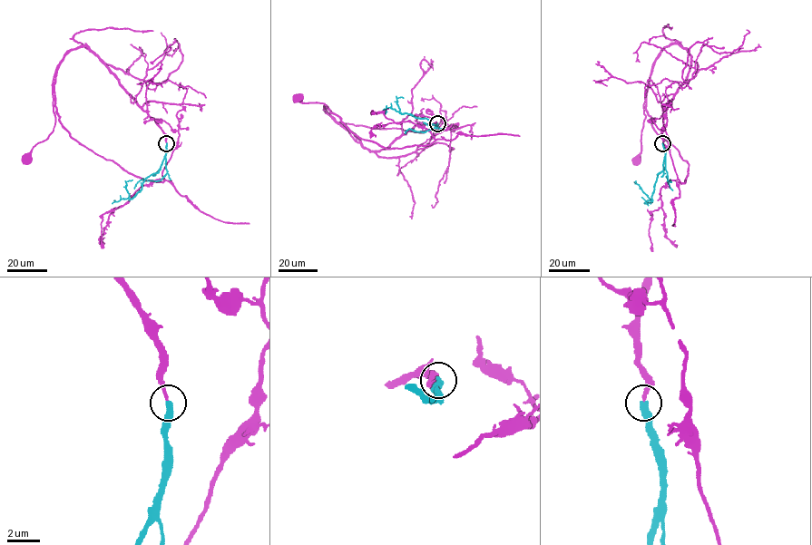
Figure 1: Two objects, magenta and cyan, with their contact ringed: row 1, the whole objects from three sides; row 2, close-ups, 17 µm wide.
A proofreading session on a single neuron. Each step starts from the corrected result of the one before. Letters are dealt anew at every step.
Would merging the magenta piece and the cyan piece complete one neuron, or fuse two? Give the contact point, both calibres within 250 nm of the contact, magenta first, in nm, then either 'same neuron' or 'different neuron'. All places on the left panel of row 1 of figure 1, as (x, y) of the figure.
at (166, 143); 200 nm thick on the magenta side, 360 nm on the other; same neuron

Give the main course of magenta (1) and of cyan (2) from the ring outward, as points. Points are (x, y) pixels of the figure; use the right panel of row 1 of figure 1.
1: (663, 143), (663, 111), (690, 66), (690, 54), (677, 43), (665, 46), (651, 68), (640, 150), (635, 159)
2: (663, 143), (663, 170), (657, 175), (652, 200), (636, 180)

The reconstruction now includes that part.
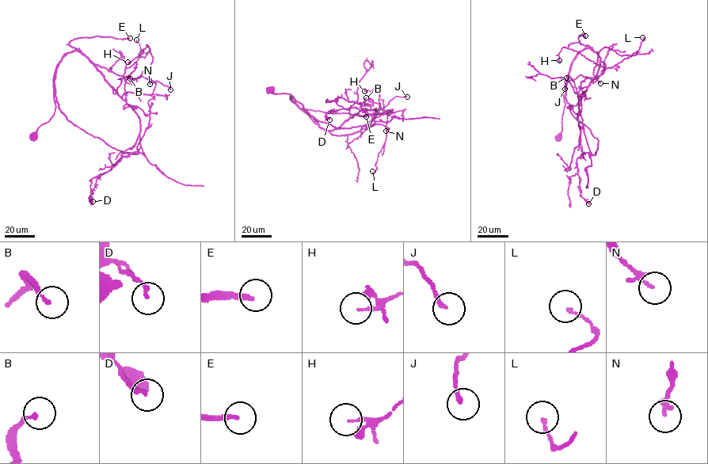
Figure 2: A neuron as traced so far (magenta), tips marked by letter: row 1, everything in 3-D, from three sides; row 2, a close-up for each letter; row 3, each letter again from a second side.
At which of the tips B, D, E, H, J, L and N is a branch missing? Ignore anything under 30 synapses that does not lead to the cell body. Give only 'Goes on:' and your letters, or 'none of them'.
Goes on: E

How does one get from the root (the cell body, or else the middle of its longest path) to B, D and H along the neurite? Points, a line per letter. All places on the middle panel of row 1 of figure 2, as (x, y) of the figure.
B: (271, 89), (274, 93), (290, 93), (290, 98), (325, 131), (338, 127), (355, 115), (366, 97)
D: (271, 89), (290, 93), (311, 116), (338, 128), (374, 122), (355, 108), (331, 110), (329, 119)
H: (271, 89), (290, 93), (336, 135), (361, 133), (371, 123), (379, 94), (364, 91)

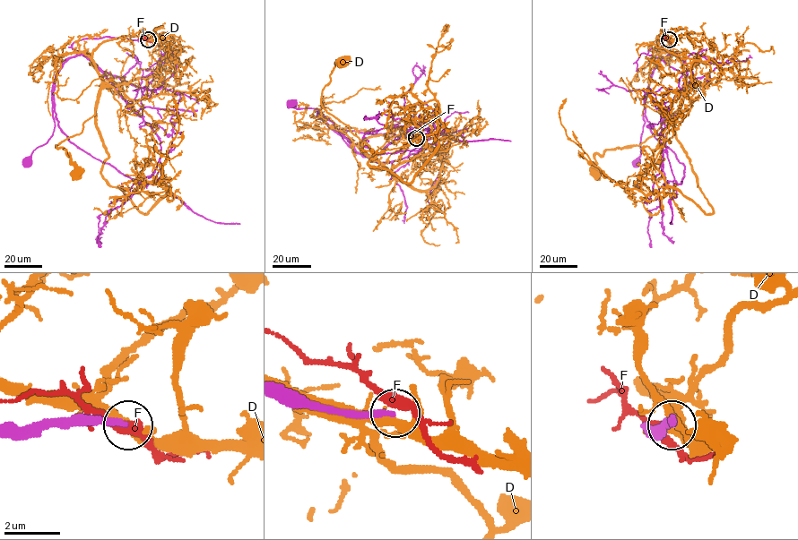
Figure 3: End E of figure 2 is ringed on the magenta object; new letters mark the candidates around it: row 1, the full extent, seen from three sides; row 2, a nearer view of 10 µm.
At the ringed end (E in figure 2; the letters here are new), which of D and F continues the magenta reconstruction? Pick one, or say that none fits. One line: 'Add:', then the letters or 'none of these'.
Add: none of these

